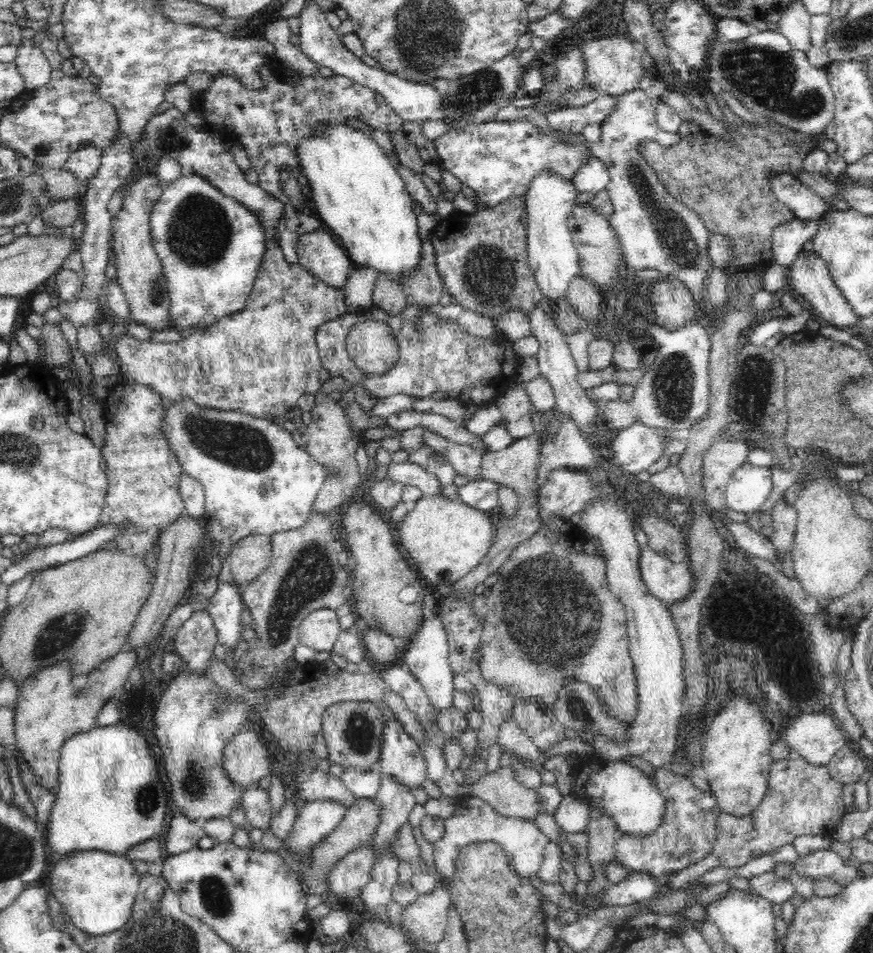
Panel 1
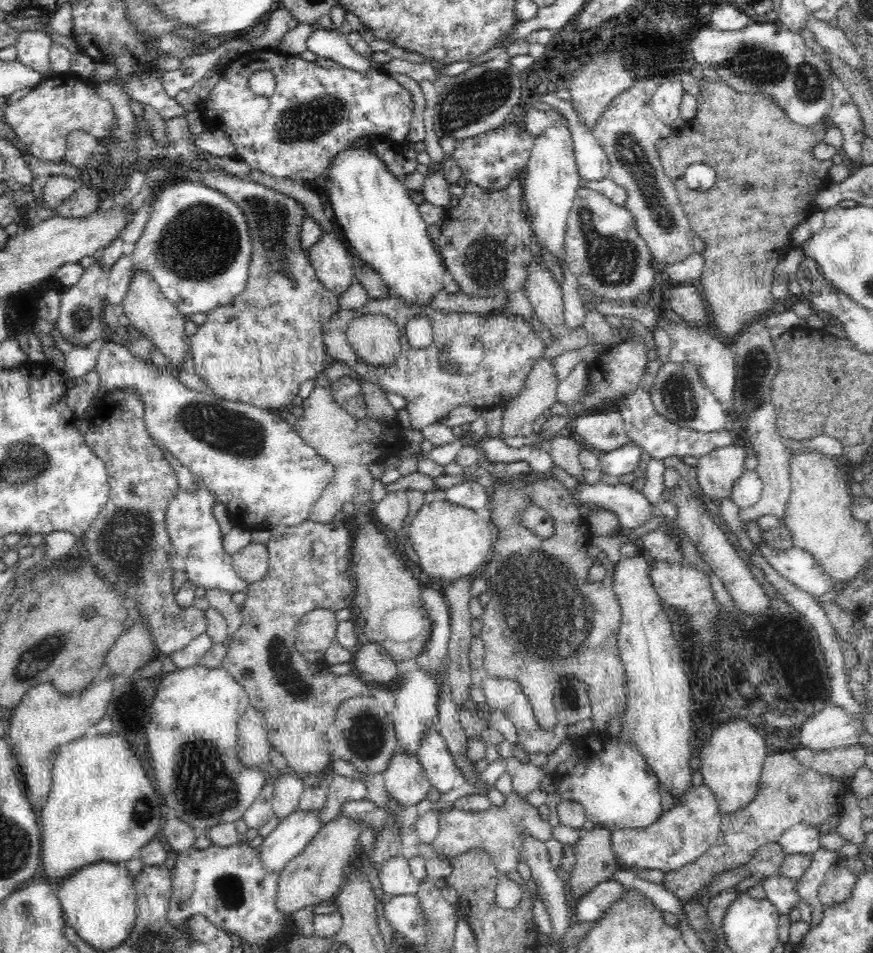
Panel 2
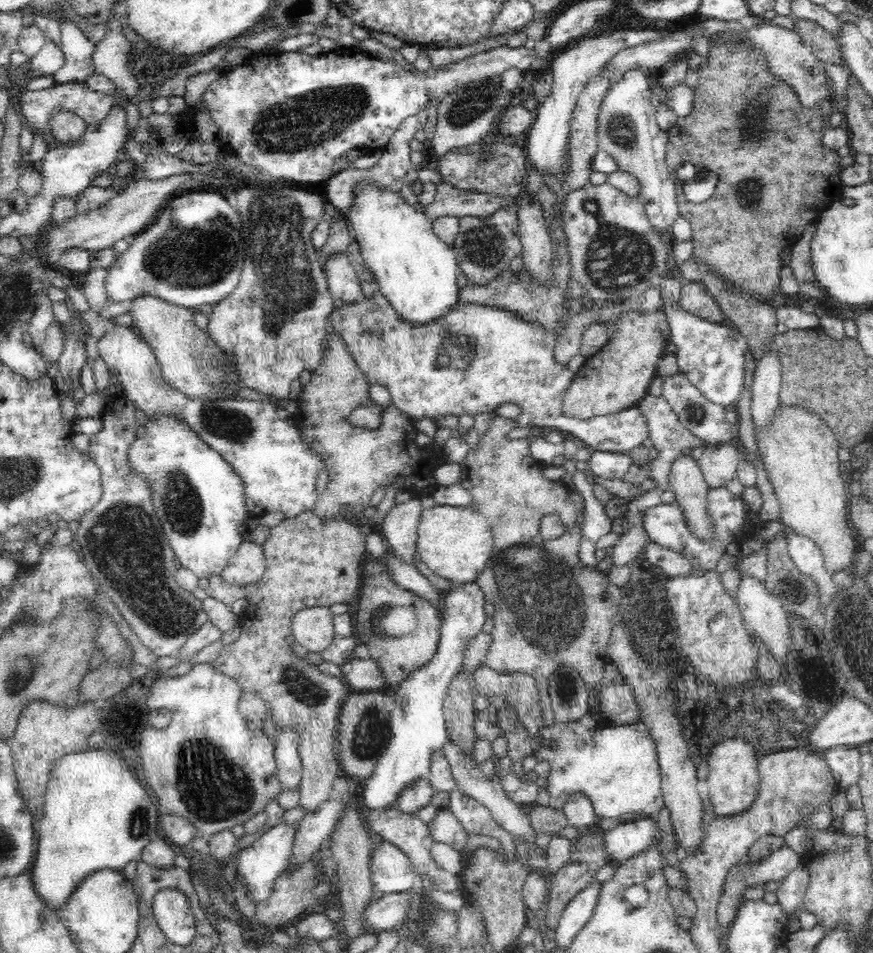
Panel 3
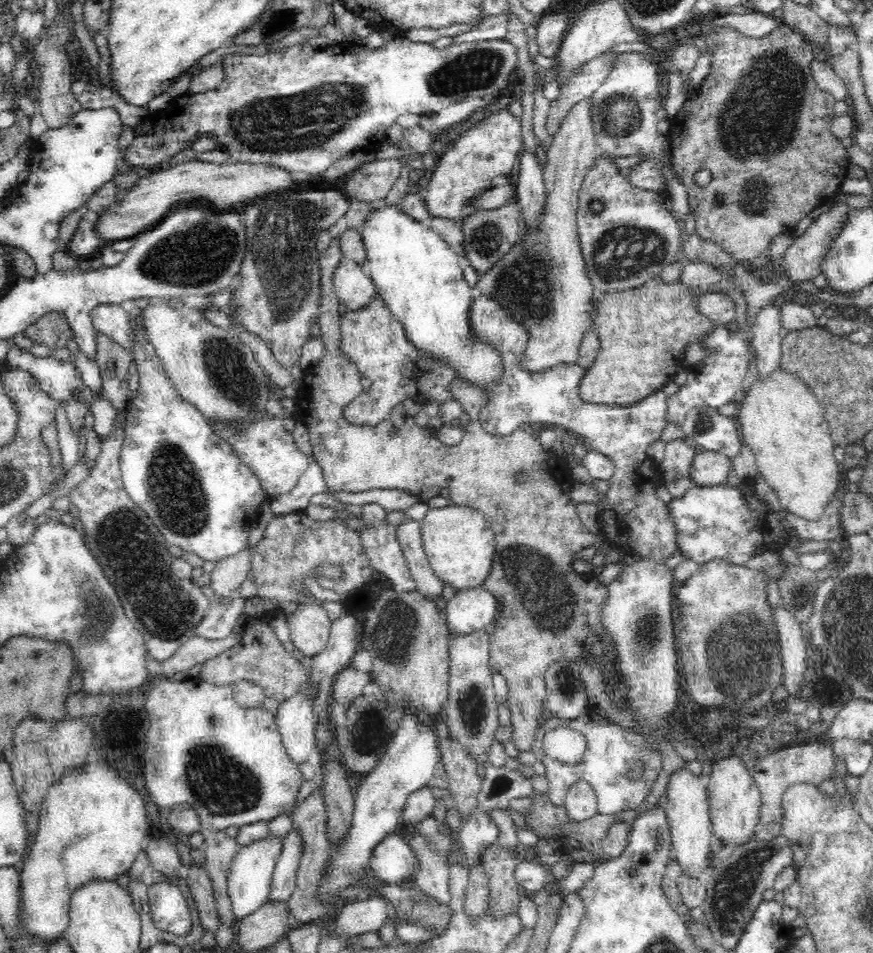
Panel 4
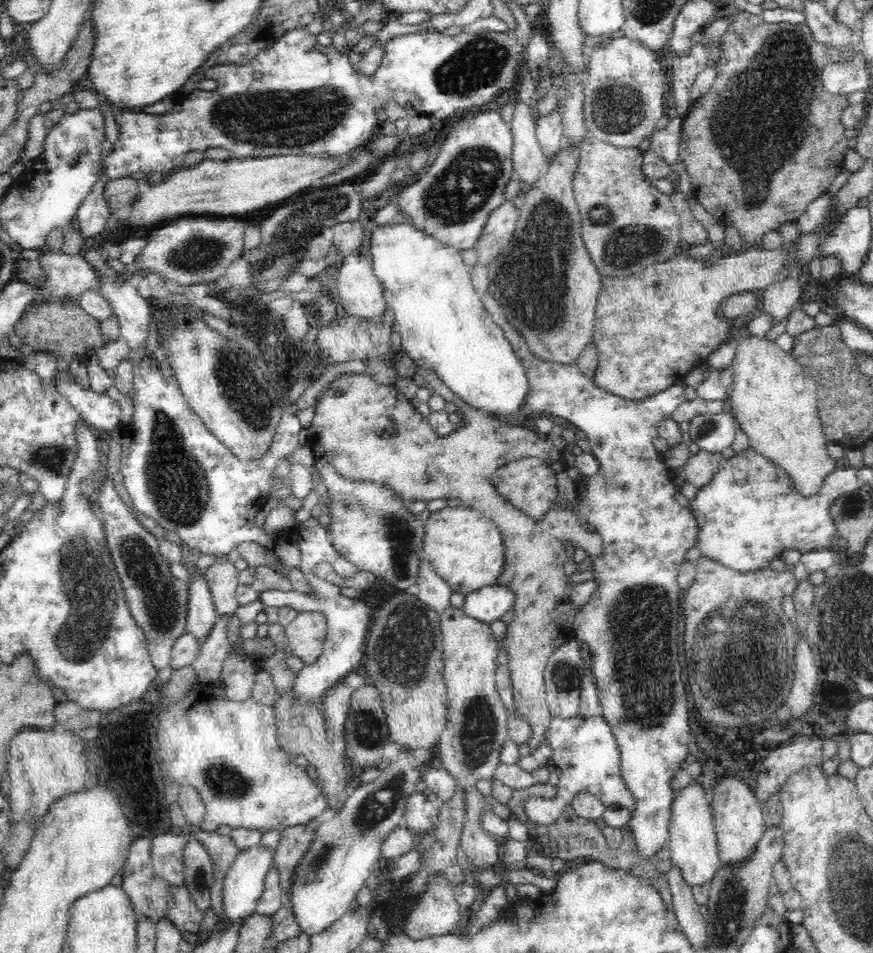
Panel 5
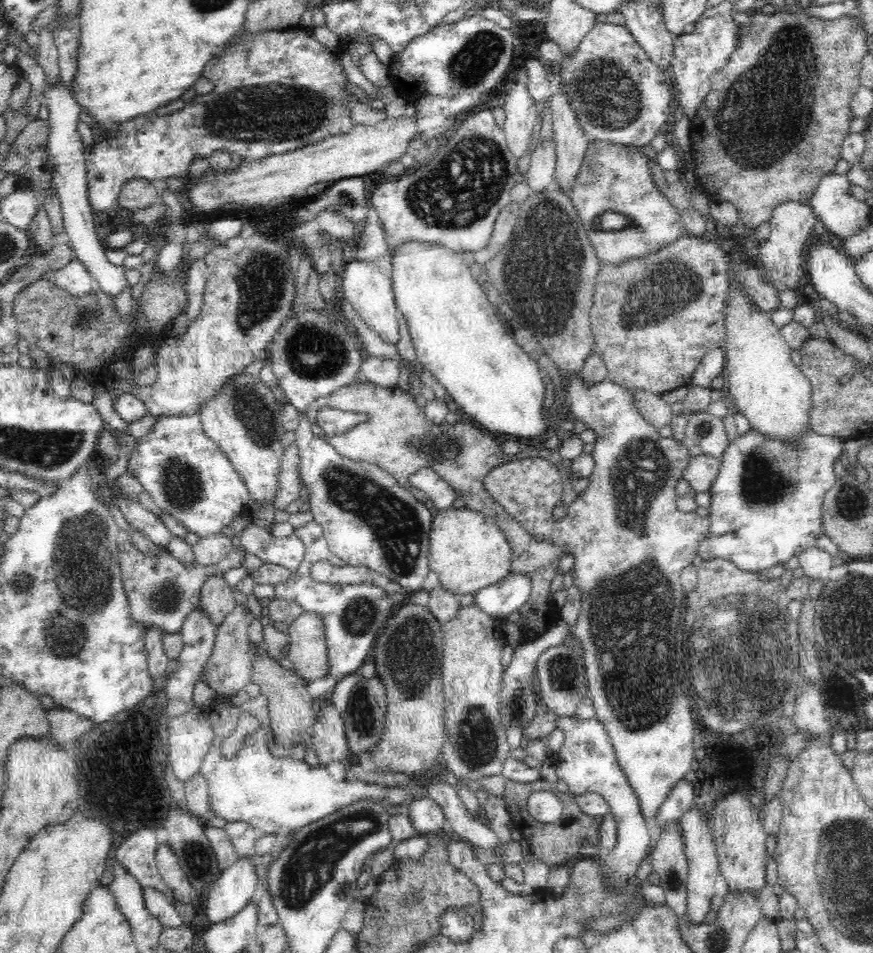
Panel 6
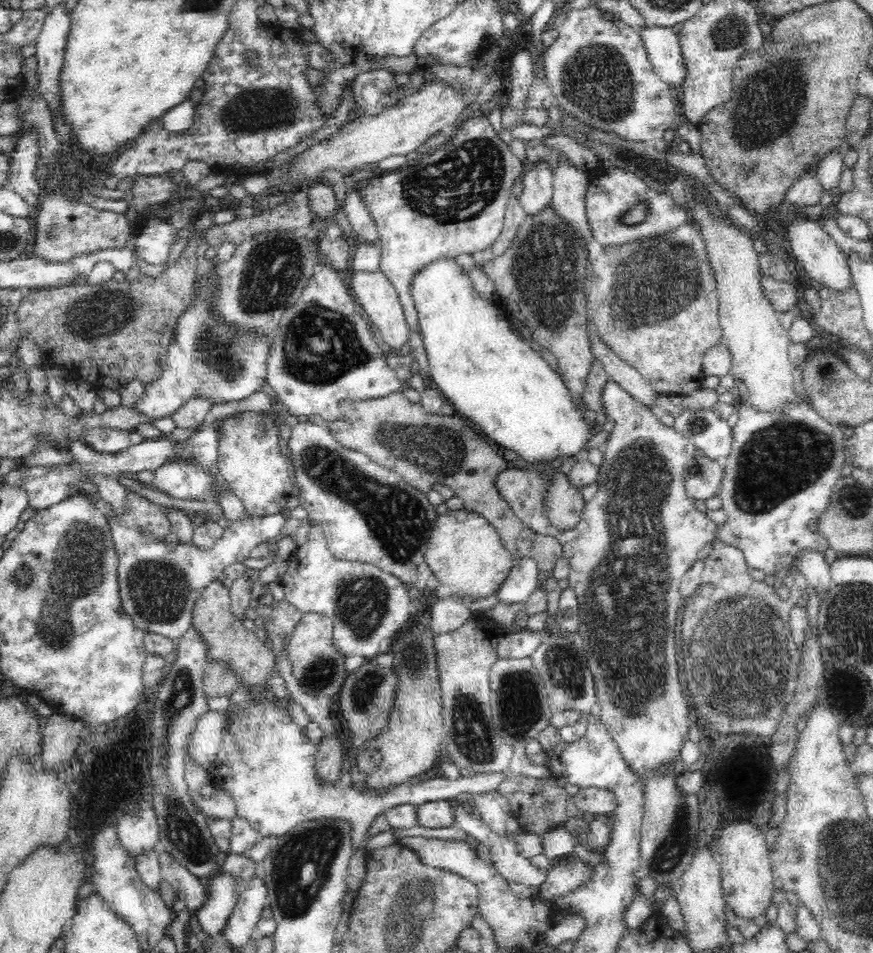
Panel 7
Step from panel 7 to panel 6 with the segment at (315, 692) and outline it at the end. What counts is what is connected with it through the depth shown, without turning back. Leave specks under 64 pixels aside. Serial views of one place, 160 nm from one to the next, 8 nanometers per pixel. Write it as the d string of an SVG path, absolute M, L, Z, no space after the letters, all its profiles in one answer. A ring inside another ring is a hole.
M303 612L288 628L285 655L293 662L293 670L305 682L329 674L326 623L316 612Z

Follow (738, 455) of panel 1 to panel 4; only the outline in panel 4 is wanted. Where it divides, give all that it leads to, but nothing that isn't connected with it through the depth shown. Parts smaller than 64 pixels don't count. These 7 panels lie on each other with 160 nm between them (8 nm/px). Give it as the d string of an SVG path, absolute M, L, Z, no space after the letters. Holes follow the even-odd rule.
M701 451L693 459L691 479L697 486L719 486L727 482L731 462L724 454Z

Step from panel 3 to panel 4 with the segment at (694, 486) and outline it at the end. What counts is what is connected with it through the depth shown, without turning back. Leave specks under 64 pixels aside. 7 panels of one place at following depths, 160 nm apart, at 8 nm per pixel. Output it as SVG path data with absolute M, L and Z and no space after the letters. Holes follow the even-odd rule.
M672 440L666 444L664 460L659 463L660 473L666 481L681 478L691 479L692 462L697 452L694 446L688 446L684 440Z

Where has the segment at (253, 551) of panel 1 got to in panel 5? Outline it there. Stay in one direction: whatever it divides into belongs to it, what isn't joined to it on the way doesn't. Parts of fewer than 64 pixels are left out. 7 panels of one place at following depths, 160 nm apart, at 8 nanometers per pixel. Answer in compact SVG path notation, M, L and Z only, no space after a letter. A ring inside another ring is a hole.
M233 560L214 562L205 570L205 578L209 584L211 597L218 616L234 614L239 607L236 601L236 587L239 584L240 570Z

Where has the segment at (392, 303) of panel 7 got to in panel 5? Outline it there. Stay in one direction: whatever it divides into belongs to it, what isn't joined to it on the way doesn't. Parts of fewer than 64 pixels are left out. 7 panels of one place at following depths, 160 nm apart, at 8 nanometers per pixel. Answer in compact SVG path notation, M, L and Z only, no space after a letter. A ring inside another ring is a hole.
M359 253L350 254L341 261L337 292L346 314L379 321L387 306L382 285L373 270L373 261Z

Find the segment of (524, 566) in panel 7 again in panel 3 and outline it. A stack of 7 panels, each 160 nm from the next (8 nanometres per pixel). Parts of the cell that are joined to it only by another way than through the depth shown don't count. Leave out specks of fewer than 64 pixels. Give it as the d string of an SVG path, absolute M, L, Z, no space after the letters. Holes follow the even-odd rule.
M474 582L459 584L442 598L441 635L437 651L427 665L416 669L394 694L395 707L389 714L391 738L388 746L377 760L368 784L362 790L362 800L370 812L383 812L390 809L398 795L408 784L419 778L427 778L430 772L432 753L442 749L448 733L444 724L444 702L448 685L460 670L461 659L471 638L482 631L486 620L484 613L485 594L480 585Z

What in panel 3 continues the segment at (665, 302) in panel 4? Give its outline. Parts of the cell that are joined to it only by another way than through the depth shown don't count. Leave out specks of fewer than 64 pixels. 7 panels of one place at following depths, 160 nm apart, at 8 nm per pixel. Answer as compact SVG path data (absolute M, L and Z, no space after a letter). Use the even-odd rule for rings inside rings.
M661 307L646 316L640 316L638 310L624 312L616 318L614 338L587 359L567 388L563 398L564 413L574 419L590 419L635 407L647 395L650 381L658 375L654 364L662 352L666 353L662 348L670 343L670 338L671 327Z

